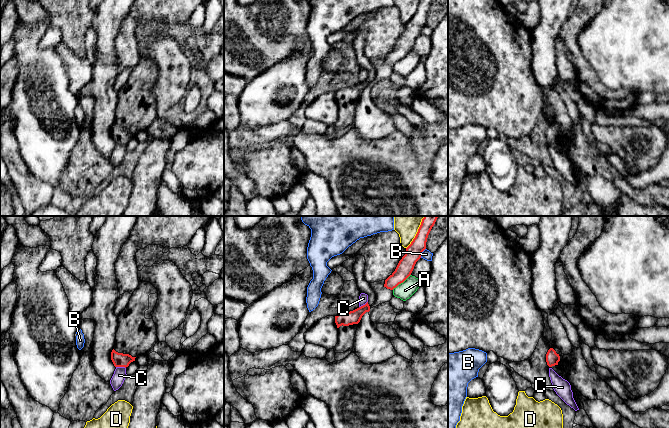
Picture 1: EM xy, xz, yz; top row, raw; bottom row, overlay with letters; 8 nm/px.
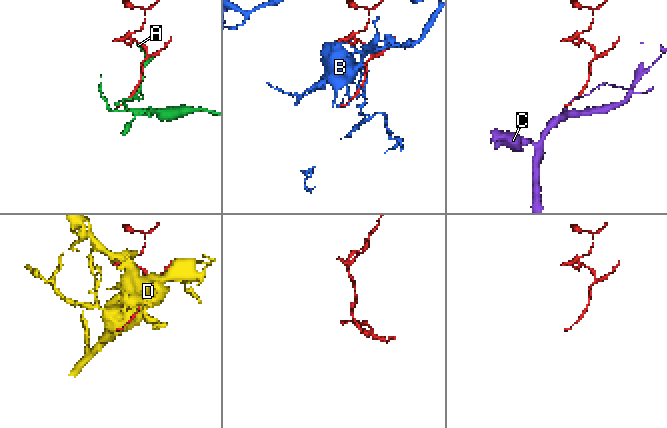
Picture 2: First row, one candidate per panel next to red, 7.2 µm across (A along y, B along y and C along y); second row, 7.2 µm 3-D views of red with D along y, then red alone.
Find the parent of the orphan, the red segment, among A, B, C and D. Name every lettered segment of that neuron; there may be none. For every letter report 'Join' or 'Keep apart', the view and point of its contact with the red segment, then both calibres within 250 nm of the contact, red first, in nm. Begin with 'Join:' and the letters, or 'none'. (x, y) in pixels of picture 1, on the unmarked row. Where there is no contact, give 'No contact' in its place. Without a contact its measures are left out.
Join: none
A: Keep apart. Touches red at xz (401, 58). Thickness 130 nm (red) against 140 nm
B: Keep apart. Touches red at xz (421, 28). Thickness 130 nm (red) against 80 nm
C: Keep apart. Touches red at xy (121, 142). Thickness 110 nm (red) against 100 nm
D: Keep apart. Touches red at xz (415, 12). Thickness 130 nm (red) against 140 nm

